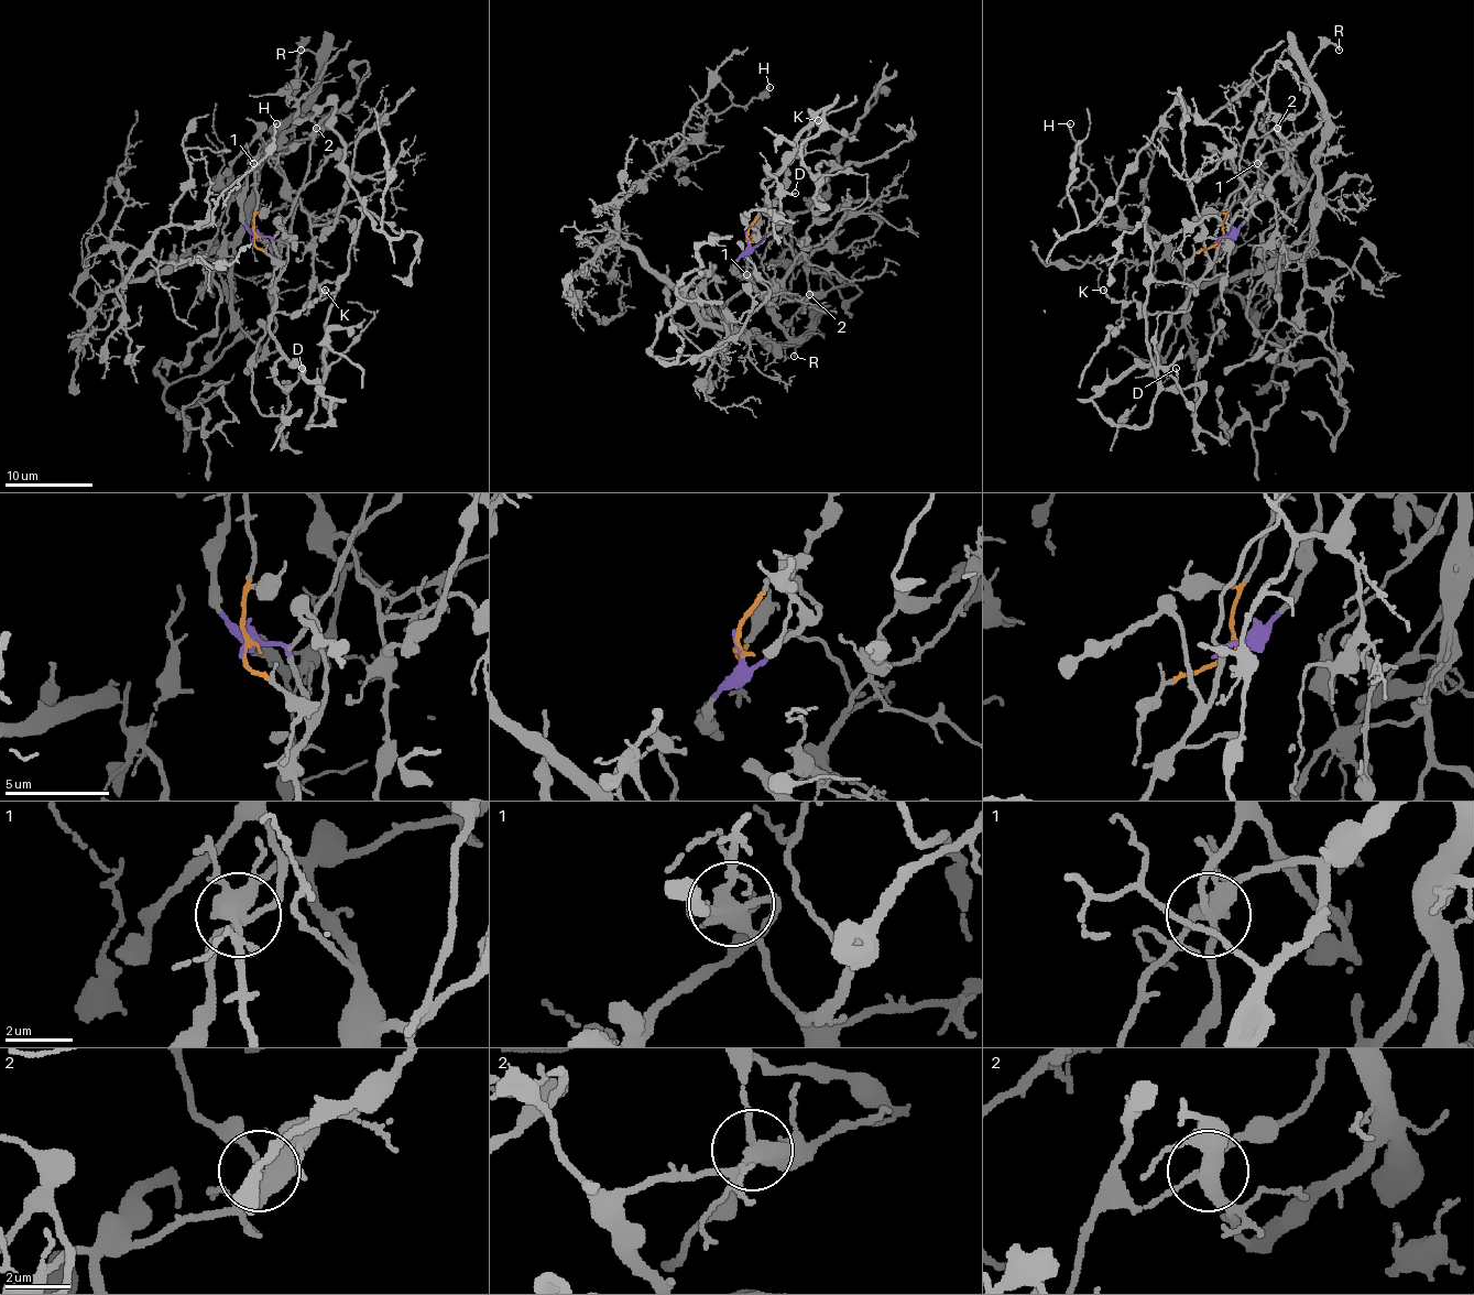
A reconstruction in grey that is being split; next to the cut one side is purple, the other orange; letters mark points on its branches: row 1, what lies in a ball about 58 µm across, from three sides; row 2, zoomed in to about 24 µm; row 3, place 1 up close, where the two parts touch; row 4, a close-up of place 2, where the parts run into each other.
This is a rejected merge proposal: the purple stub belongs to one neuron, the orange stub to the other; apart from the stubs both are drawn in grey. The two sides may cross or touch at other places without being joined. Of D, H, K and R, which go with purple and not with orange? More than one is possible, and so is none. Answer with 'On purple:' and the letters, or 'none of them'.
On purple: D, K, R

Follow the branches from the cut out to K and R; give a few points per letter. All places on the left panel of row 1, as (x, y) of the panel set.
K: (252, 238), (263, 236), (274, 242), (279, 258), (274, 311), (298, 313), (325, 289)
R: (252, 238), (274, 236), (303, 186), (316, 124), (296, 107), (301, 51)

